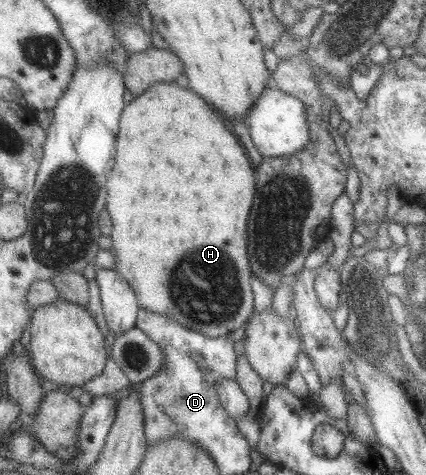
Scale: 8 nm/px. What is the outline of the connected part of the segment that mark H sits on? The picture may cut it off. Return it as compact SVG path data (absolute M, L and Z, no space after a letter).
M152 83L140 96L135 96L128 104L123 106L119 116L117 137L115 142L115 161L107 174L106 210L112 218L110 251L115 254L114 270L126 280L136 298L138 308L146 312L156 312L160 316L168 316L178 326L190 328L210 338L230 336L238 330L253 315L254 302L251 290L252 272L248 268L248 252L246 252L246 218L250 214L250 204L254 196L254 174L252 166L244 154L244 148L224 128L224 122L218 114L194 92L180 88L174 83Z

